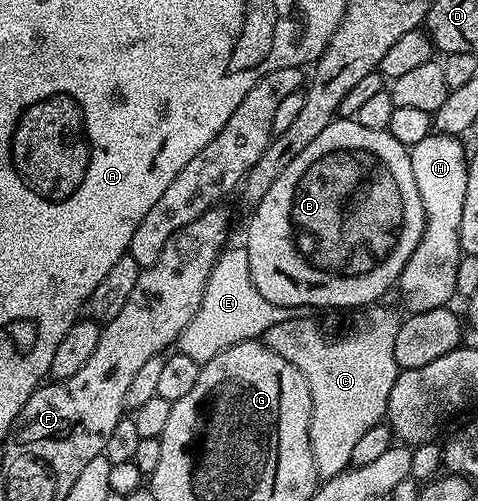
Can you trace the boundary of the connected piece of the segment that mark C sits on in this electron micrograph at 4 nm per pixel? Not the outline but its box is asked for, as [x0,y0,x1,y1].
[261,305,401,481]

